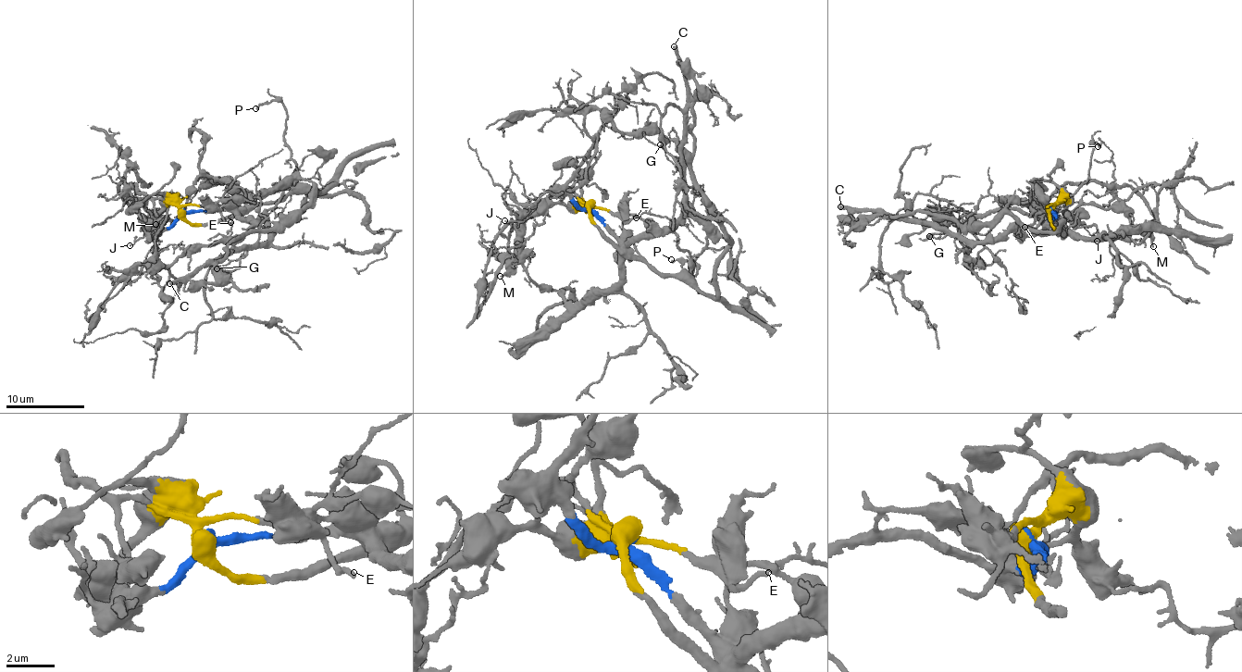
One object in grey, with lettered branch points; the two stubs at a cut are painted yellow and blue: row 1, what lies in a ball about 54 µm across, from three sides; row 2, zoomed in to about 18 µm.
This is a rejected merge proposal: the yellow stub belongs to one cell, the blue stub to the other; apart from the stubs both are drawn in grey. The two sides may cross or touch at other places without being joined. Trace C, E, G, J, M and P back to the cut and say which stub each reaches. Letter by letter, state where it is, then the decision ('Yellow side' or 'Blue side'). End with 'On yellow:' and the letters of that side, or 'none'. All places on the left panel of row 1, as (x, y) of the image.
C: Place: (169, 283). Blue side
E: Place: (230, 222). Yellow side
G: Place: (217, 268). Blue side
J: Place: (130, 245). Yellow side
M: Place: (155, 224). Yellow side
P: Place: (255, 108). Blue side
On yellow: E, J, M

